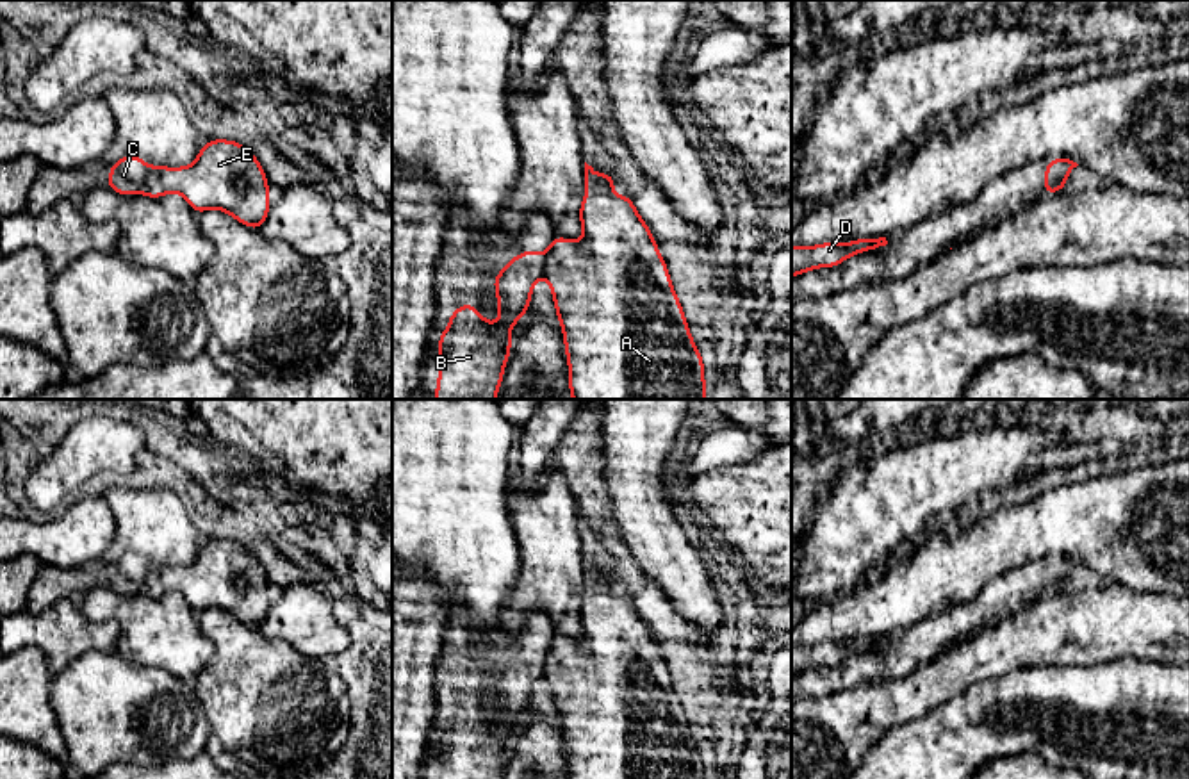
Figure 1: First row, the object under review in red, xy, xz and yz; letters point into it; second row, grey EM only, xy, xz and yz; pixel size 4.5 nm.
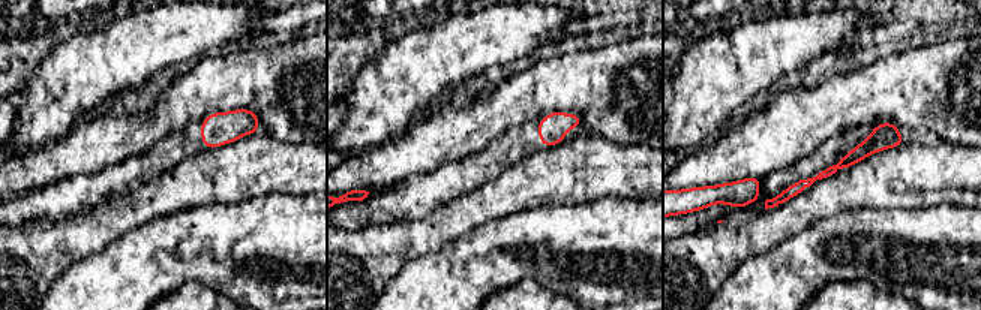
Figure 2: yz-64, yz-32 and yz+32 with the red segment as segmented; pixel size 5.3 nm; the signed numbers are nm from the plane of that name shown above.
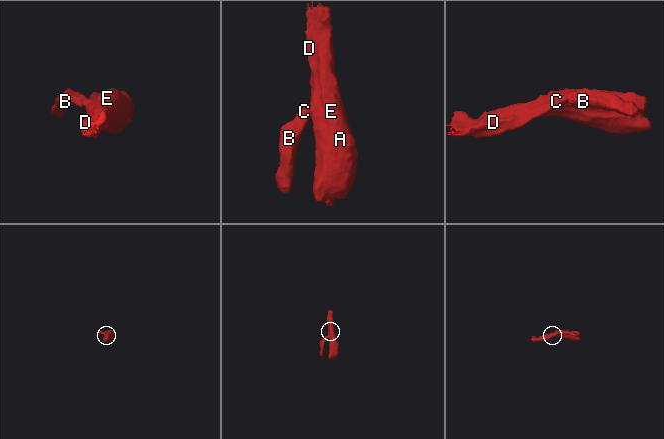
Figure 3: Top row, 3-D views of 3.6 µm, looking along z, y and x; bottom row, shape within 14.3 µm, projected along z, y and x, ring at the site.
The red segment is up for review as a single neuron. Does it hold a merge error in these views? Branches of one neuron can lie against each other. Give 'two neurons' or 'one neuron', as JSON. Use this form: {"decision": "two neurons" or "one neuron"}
{"decision": "two neurons"}

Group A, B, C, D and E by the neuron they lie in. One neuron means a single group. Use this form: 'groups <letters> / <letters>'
groups A D E / B C

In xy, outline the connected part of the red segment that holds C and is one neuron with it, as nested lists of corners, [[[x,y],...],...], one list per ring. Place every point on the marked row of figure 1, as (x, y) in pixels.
[[[125,155],[121,160],[112,162],[109,169],[107,187],[118,194],[132,196],[141,191],[146,162],[137,155]]]

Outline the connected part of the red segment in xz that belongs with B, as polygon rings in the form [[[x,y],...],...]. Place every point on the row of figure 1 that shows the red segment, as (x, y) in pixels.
[[[524,250],[519,257],[510,257],[508,266],[494,276],[501,314],[496,324],[487,323],[472,301],[449,314],[447,330],[437,337],[440,371],[433,399],[496,399],[512,351],[512,326],[529,310],[533,283],[540,276],[544,276],[542,258],[533,250]]]

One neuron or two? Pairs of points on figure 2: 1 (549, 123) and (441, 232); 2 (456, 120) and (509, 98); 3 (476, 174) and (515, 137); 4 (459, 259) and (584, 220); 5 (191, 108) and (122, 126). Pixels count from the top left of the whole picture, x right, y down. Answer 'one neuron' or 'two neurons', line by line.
1: two neurons
2: one neuron
3: one neuron
4: one neuron
5: one neuron

